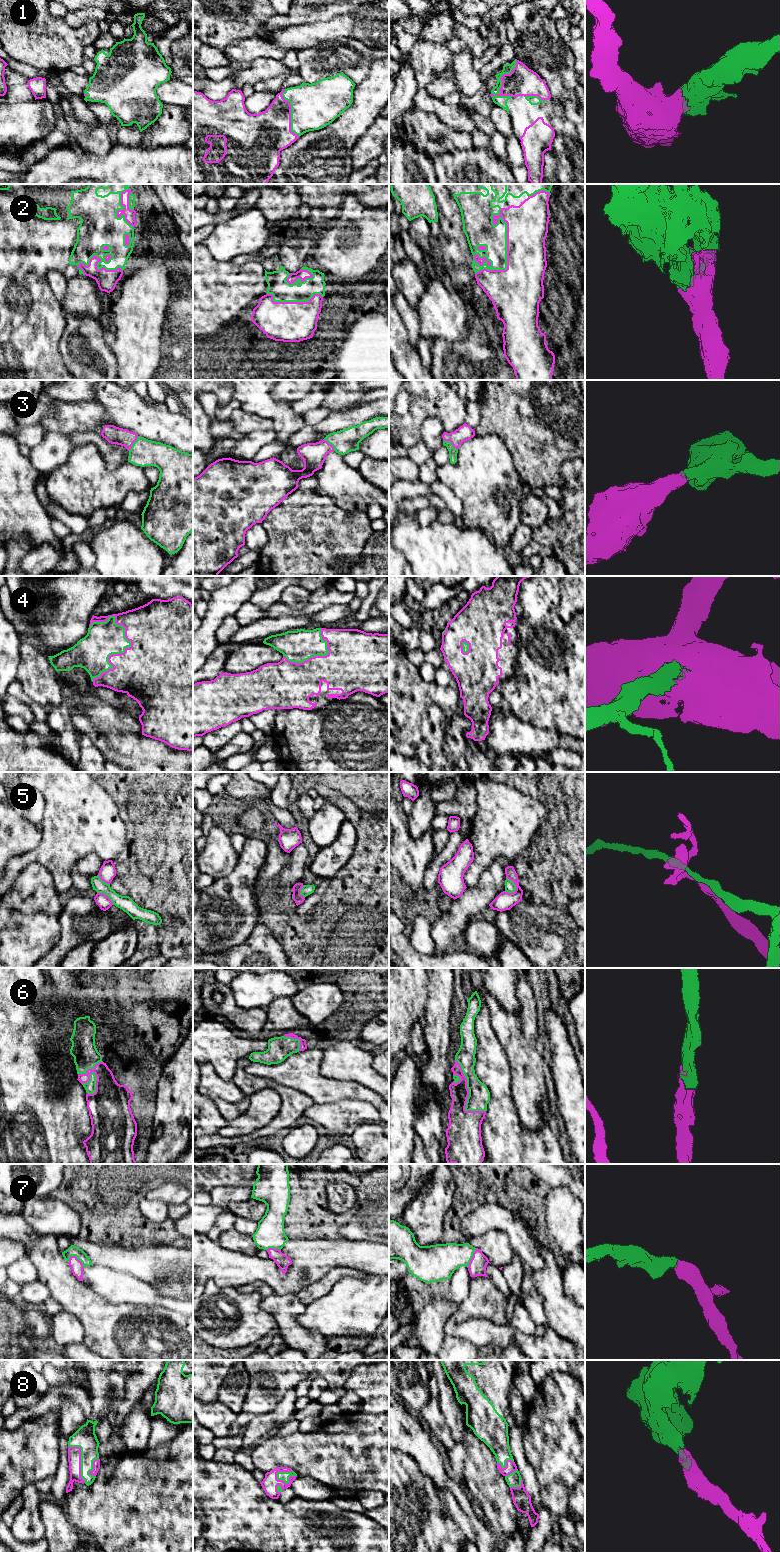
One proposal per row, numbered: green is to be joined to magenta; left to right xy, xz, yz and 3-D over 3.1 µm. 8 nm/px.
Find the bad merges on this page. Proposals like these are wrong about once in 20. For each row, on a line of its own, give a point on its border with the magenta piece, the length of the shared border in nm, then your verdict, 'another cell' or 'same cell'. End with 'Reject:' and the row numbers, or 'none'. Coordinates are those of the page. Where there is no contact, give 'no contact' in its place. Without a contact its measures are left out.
1: contact yz (500, 78); length 360 nm; same cell
2: contact yz (507, 254); length 600 nm; same cell
3: contact yz (451, 442); length 140 nm; same cell
4: contact xy (120, 653); length 550 nm; same cell
5: contact yz (514, 883); length 140 nm; another cell
6: contact yz (468, 1094); length 480 nm; same cell
7: contact xy (77, 1259); length 150 nm; same cell
8: contact xy (80, 1459); length 320 nm; same cell
Reject: 5

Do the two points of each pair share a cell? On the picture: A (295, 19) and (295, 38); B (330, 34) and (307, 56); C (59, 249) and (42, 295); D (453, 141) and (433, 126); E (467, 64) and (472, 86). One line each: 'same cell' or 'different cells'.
A: different cells
B: different cells
C: same cell
D: same cell
E: same cell

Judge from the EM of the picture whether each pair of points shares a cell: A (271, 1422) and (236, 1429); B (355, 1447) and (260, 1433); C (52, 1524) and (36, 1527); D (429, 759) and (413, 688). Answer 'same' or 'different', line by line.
A: different
B: different
C: different
D: same

